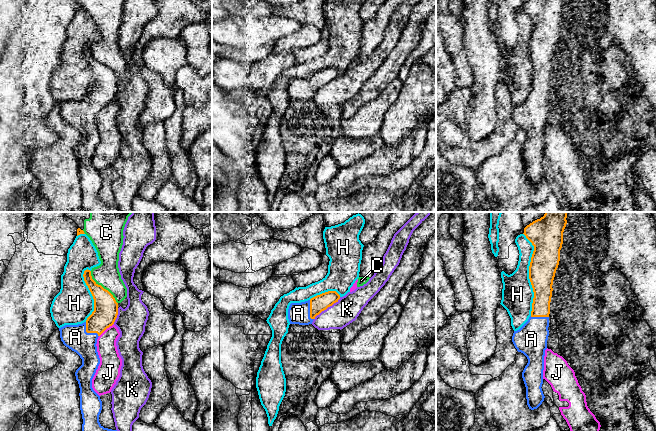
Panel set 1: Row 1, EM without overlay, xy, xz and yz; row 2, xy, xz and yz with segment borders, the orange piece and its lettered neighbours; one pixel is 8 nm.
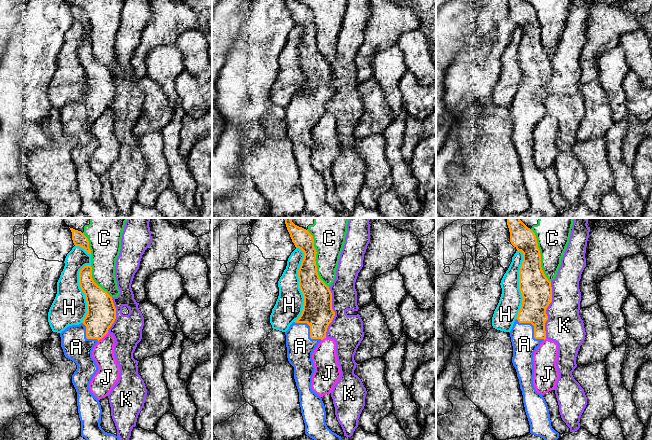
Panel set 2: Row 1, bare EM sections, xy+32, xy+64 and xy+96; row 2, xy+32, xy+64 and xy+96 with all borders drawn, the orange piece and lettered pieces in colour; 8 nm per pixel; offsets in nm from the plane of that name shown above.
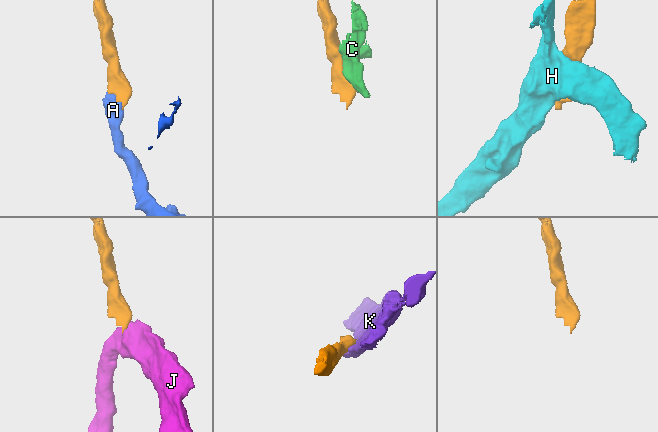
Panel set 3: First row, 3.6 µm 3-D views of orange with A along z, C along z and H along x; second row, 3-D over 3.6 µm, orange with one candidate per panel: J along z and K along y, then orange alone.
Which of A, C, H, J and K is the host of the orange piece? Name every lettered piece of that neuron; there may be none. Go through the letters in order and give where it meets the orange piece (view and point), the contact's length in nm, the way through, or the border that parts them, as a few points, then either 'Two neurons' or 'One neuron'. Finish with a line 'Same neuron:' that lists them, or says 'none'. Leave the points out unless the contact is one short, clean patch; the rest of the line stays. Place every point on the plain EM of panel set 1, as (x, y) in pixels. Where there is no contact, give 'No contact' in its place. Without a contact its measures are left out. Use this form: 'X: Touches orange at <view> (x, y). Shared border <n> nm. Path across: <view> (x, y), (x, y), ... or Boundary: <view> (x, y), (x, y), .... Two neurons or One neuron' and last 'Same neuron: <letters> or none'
A: Touches orange at xy (88, 108). Shared border 160 nm. Path across: xy (105, 88), (88, 108), (83, 113), (75, 113). One neuron
C: Touches orange at xy (102, 63). Shared border 340 nm. Two neurons
H: Touches orange at yz (529, 50). Shared border 650 nm. Two neurons
J: Touches orange at xy (106, 104). Shared border 160 nm. Boundary: xy (113, 99), (99, 112). Two neurons
K: Touches orange at xz (326, 84). Shared border 280 nm. Two neurons
Same neuron: A

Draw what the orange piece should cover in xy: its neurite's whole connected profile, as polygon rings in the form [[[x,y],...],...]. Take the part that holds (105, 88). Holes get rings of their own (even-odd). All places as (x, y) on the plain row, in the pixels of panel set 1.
[[[85,46],[83,53],[94,75],[94,87],[82,100],[59,104],[60,114],[66,123],[82,135],[82,141],[75,148],[80,164],[82,208],[85,212],[120,212],[117,206],[104,204],[100,200],[102,177],[92,164],[92,155],[100,140],[97,115],[114,100],[118,91],[118,79],[108,66],[92,55],[90,46]]]

